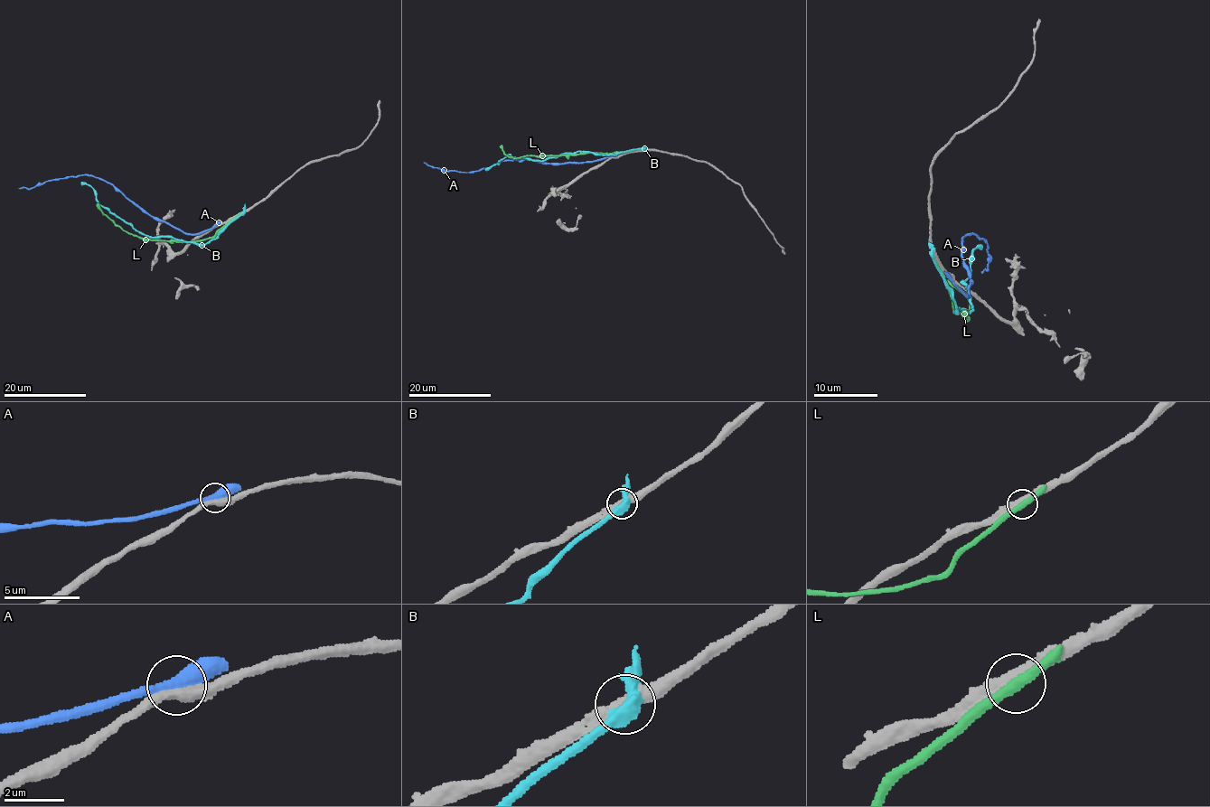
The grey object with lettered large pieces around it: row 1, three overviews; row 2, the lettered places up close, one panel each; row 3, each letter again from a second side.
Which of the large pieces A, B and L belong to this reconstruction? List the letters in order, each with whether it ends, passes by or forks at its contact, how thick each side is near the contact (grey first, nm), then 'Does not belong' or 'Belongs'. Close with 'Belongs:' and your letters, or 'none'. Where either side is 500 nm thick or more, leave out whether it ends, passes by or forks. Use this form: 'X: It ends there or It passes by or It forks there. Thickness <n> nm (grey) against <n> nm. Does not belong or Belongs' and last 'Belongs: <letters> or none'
A: It passes by. Thickness 440 nm (grey) against 380 nm. Does not belong
B: It passes by. Thickness 400 nm (grey) against 480 nm. Does not belong
L: It passes by. Thickness 380 nm (grey) against 320 nm. Does not belong
Belongs: none

